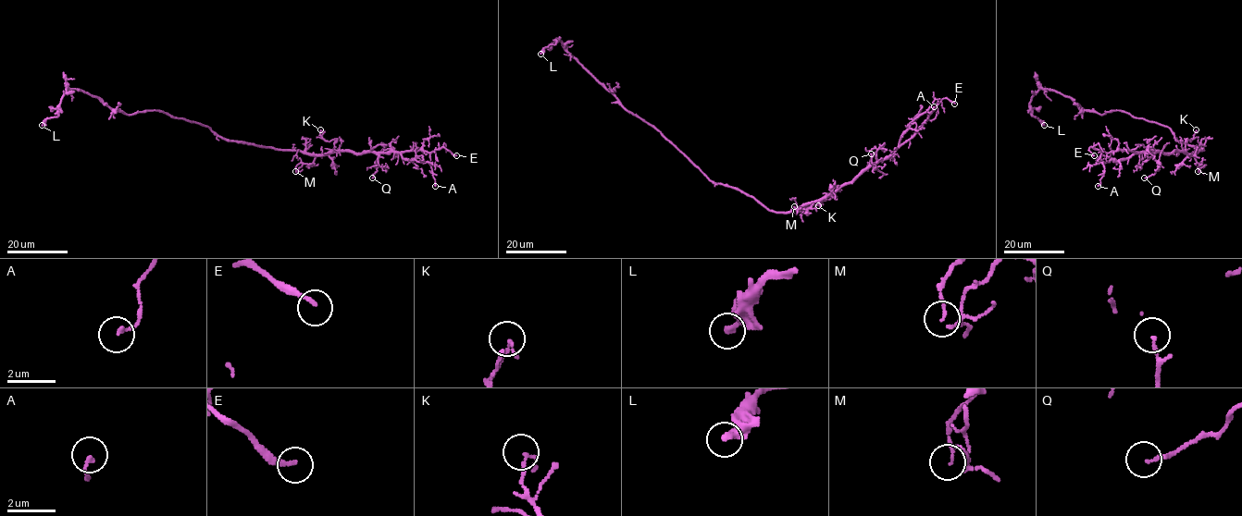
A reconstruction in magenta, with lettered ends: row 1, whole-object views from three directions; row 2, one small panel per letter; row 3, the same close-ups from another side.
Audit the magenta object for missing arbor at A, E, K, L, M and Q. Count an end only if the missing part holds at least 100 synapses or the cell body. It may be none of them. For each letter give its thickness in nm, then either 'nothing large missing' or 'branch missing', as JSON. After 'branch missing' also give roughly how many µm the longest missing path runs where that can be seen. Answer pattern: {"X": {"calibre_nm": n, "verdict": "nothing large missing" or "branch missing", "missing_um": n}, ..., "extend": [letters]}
{"A": {"calibre_nm": 160, "verdict": "nothing large missing"}, "E": {"calibre_nm": 200, "verdict": "branch missing", "missing_um": 9}, "K": {"calibre_nm": 110, "verdict": "nothing large missing"}, "L": {"calibre_nm": 240, "verdict": "nothing large missing"}, "M": {"calibre_nm": 90, "verdict": "nothing large missing"}, "Q": {"calibre_nm": 140, "verdict": "nothing large missing"}, "extend": ["E"]}

